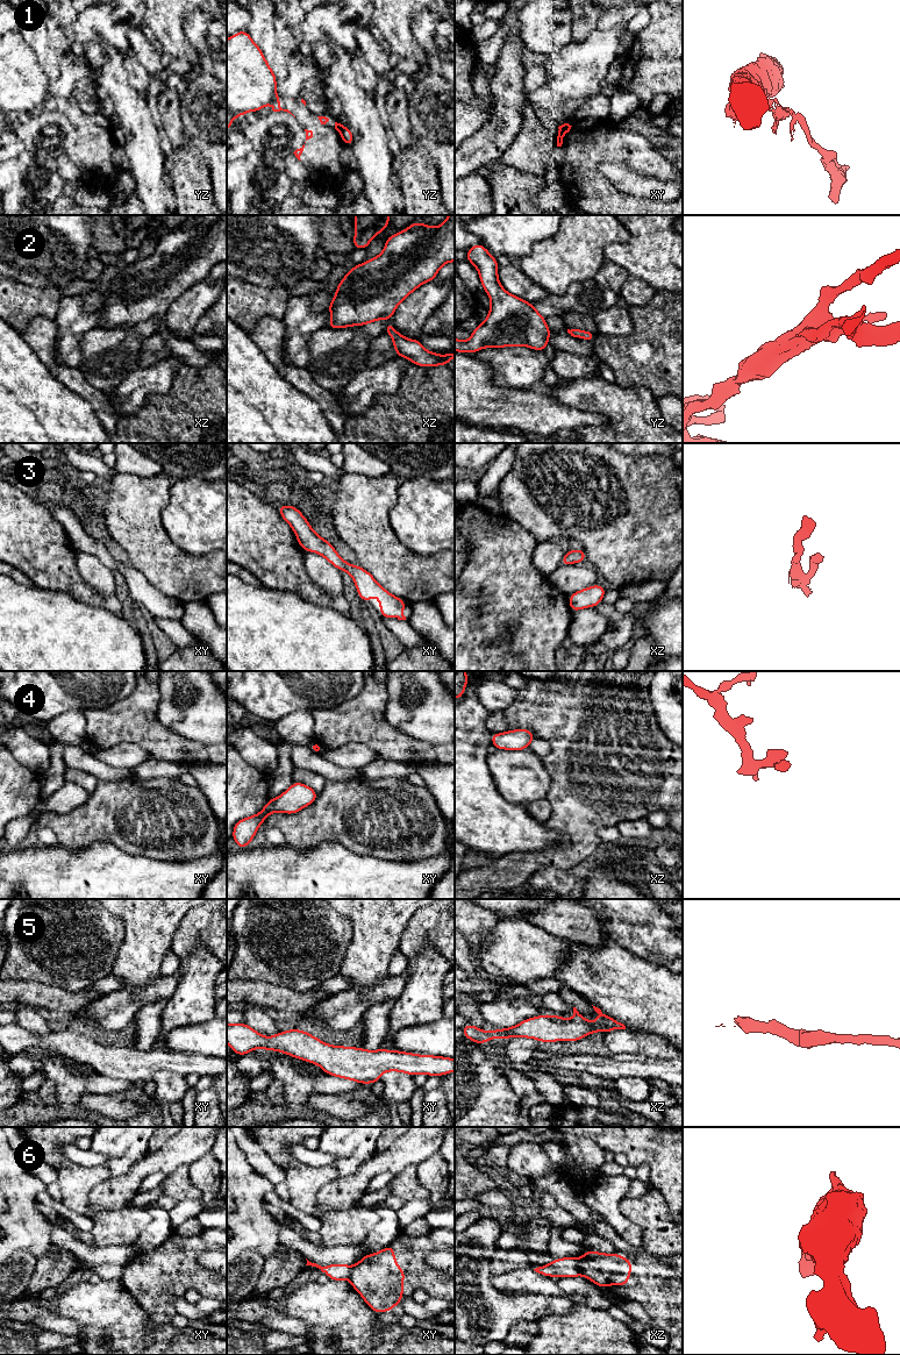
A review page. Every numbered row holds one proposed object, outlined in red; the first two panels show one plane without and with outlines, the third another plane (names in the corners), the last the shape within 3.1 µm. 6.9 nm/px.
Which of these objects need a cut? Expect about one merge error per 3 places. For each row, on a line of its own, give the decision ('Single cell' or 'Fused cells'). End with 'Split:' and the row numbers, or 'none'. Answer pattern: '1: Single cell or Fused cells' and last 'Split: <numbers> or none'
1: Fused cells
2: Single cell
3: Single cell
4: Single cell
5: Single cell
6: Fused cells
Split: 1, 6

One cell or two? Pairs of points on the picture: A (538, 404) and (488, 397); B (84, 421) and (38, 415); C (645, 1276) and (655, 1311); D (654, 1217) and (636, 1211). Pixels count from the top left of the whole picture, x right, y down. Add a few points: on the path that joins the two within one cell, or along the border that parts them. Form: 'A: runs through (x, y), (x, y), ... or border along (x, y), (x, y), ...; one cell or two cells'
A: runs through (526, 404), (501, 404); one cell
B: runs through (72, 421), (50, 421); one cell
C: runs through (645, 1284), (649, 1303); one cell
D: runs through (649, 1212), (641, 1211); one cell

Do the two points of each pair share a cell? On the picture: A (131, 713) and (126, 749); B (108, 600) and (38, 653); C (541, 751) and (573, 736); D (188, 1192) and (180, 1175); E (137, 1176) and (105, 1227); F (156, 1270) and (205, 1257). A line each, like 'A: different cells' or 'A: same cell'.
A: different cells
B: different cells
C: different cells
D: same cell
E: different cells
F: different cells

